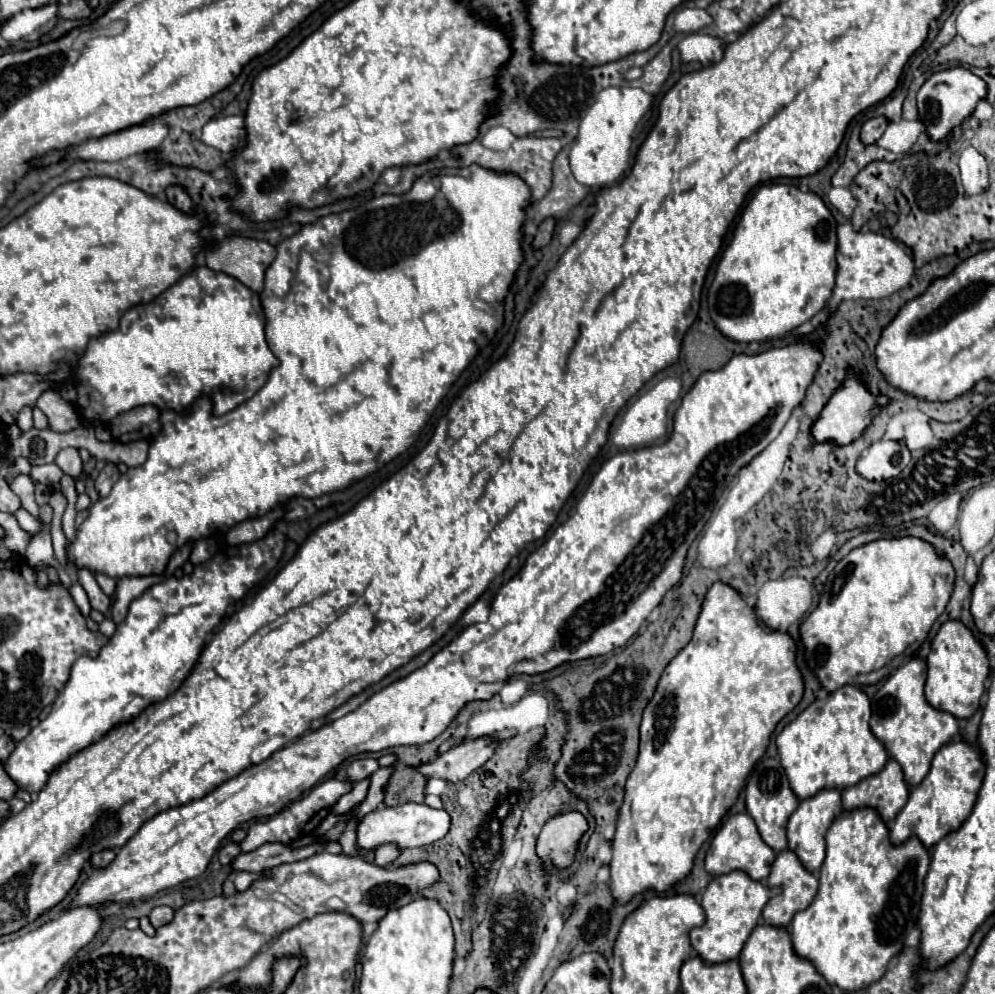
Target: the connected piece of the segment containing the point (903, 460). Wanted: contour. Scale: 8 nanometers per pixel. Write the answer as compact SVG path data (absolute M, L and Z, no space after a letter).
M873 442L857 460L857 474L869 482L883 482L901 474L909 464L911 452L901 442Z

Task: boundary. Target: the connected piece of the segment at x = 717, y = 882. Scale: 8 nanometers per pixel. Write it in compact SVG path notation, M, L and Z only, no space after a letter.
M733 870L729 874L715 876L709 882L709 886L701 898L701 906L703 906L705 916L707 916L705 924L691 930L691 934L689 934L691 946L697 952L697 956L705 964L721 964L727 960L735 960L739 956L745 940L749 938L753 928L759 924L763 906L779 892L781 890L769 890L763 882L751 880L741 870Z

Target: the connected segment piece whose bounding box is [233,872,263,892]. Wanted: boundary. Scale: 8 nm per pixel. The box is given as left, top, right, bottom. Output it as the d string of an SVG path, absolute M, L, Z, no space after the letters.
M237 872L235 878L233 878L233 884L235 884L235 888L237 888L239 892L243 892L243 890L247 890L247 888L251 886L251 882L257 880L257 878L263 878L263 874L259 876L259 874L253 874L253 872Z

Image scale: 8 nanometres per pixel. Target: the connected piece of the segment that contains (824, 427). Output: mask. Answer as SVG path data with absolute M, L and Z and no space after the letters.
M845 382L821 410L821 418L813 424L811 434L817 442L833 440L845 446L863 434L869 418L873 418L873 394L861 382Z

